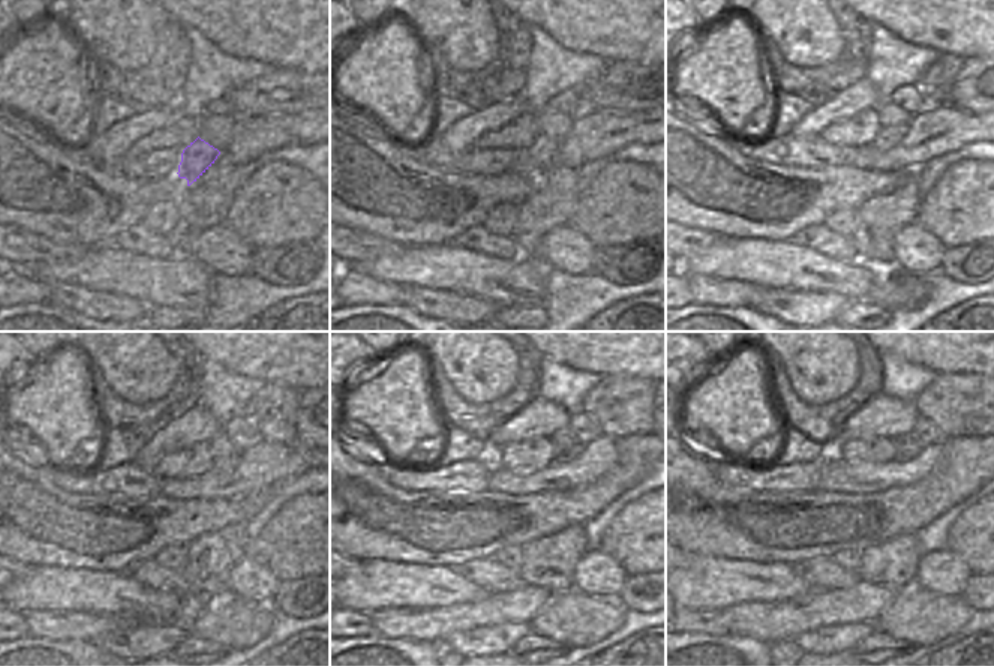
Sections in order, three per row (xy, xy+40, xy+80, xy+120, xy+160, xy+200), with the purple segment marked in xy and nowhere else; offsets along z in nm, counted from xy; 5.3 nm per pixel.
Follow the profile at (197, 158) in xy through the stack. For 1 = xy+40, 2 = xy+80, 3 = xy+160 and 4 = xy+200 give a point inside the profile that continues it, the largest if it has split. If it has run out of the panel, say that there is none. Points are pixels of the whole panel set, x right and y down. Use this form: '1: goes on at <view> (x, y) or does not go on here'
1: goes on at xy+40 (541, 152)
2: goes on at xy+80 (886, 138)
3: goes on at xy+160 (567, 453)
4: goes on at xy+200 (907, 447)

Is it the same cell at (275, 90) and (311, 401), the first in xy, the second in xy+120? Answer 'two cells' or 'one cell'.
one cell

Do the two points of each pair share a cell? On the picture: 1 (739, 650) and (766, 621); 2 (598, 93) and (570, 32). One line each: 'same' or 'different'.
1: different
2: different

